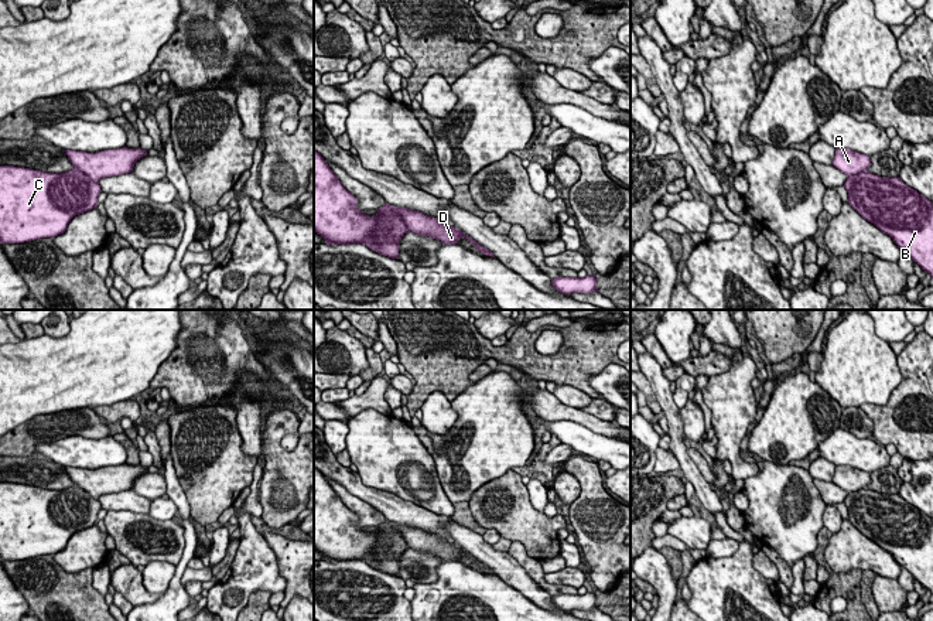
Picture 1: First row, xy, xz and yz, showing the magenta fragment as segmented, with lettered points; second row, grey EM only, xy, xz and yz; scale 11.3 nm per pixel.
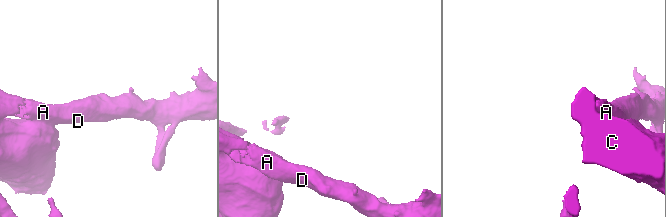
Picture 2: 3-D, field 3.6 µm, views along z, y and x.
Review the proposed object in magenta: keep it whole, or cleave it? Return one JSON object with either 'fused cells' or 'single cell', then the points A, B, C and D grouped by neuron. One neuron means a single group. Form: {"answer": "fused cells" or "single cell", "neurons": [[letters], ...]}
{"answer": "single cell", "neurons": [["A", "B", "C", "D"]]}

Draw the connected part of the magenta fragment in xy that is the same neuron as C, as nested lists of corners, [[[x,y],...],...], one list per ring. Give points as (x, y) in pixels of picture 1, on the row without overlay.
[[[126,463],[96,470],[64,468],[74,485],[61,491],[0,482],[0,560],[64,550],[74,533],[96,525],[99,497],[129,491],[147,472],[140,464]]]

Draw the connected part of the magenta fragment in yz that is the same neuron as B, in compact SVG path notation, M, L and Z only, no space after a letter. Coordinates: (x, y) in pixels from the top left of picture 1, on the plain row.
M835 465L831 480L847 492L848 521L889 552L933 596L933 522L899 494L868 488L871 475L850 465Z

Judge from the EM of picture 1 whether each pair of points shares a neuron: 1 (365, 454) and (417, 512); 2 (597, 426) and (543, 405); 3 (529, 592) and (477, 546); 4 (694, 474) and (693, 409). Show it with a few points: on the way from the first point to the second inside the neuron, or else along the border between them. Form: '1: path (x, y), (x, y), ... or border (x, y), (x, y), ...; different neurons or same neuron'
1: border (375, 487), (437, 512); different neurons
2: path (584, 418), (556, 410); same neuron
3: path (518, 579), (501, 562), (489, 556); same neuron
4: border (679, 409), (684, 436); different neurons

